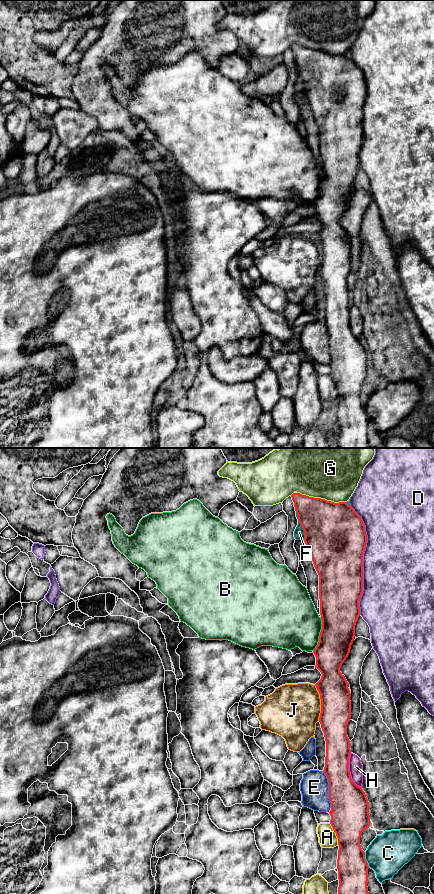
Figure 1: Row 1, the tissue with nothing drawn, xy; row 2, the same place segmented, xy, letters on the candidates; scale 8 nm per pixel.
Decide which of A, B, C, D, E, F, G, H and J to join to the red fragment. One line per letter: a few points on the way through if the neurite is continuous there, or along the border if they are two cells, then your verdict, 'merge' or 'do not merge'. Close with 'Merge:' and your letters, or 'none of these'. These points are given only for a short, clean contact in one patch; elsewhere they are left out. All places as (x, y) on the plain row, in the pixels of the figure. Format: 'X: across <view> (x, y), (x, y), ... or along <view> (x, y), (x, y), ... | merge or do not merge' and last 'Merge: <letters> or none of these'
A: do not merge
B: along xy (321, 169), (319, 193), (313, 203) | do not merge
C: do not merge
D: do not merge
E: do not merge
F: do not merge
G: do not merge
H: along xy (350, 305), (350, 330), (361, 339) | do not merge
J: along xy (314, 237), (320, 251), (319, 272) | do not merge
Merge: none of these

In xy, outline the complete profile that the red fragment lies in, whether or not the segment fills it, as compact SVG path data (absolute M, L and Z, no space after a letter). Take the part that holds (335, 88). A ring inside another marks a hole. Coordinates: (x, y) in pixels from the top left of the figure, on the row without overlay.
M300 45L291 47L304 82L304 94L319 127L319 151L322 181L313 205L322 228L315 236L321 251L319 274L326 293L323 324L329 334L331 355L330 376L338 390L338 448L370 448L368 444L368 415L360 397L362 384L370 378L369 354L362 339L351 331L350 292L347 277L351 270L349 235L340 224L350 205L355 189L355 177L360 168L359 153L363 145L363 106L367 95L365 77L347 54L334 55Z

